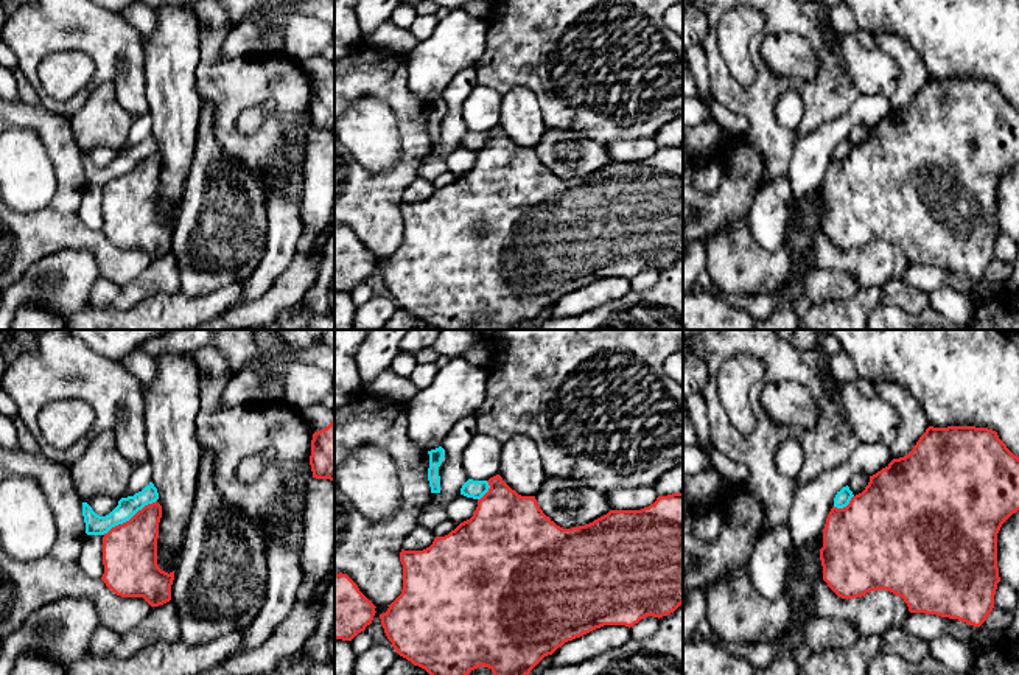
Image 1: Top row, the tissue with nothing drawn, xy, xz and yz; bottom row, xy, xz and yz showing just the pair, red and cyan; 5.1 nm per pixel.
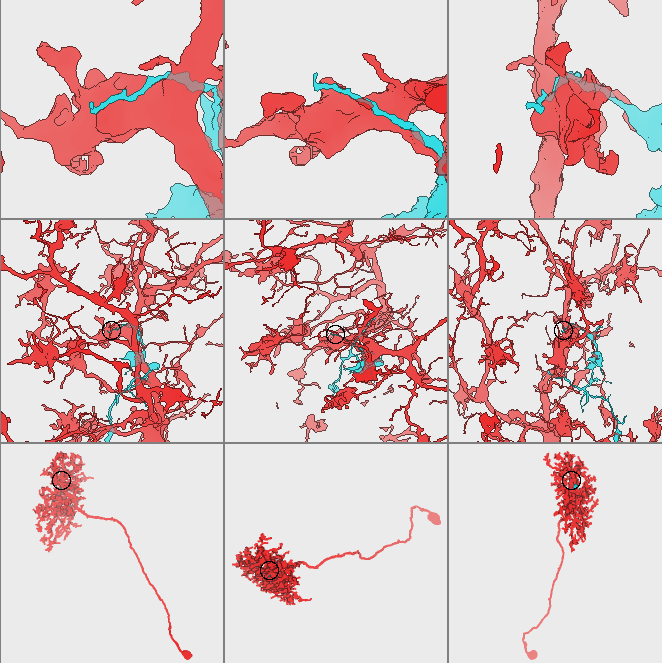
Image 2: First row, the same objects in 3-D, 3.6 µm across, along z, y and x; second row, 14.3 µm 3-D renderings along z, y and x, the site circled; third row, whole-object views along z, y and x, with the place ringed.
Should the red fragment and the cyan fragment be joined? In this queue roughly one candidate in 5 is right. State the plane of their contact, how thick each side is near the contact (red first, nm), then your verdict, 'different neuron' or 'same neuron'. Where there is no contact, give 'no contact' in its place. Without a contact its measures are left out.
contact in xy; calibres 280 and 110 nm; different neuron

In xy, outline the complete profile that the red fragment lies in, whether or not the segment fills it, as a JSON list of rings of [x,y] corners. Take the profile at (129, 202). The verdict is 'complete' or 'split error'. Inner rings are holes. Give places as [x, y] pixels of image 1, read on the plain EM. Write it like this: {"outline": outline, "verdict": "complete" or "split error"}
{"outline": [[[156,152],[138,162],[129,173],[112,179],[103,188],[101,232],[109,241],[121,249],[143,249],[151,258],[159,258],[171,252],[171,236],[174,222],[165,224],[157,216],[157,190],[162,157]]], "verdict": "complete"}

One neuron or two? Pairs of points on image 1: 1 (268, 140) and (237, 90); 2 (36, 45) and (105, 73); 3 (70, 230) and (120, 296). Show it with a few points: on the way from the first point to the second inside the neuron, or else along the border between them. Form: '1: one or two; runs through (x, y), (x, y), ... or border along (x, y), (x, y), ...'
1: one; runs through (249, 140), (241, 140), (231, 129), (231, 109)
2: one; runs through (56, 41), (84, 41), (97, 53)
3: two; border along (143, 271), (126, 283), (112, 283), (100, 277)

